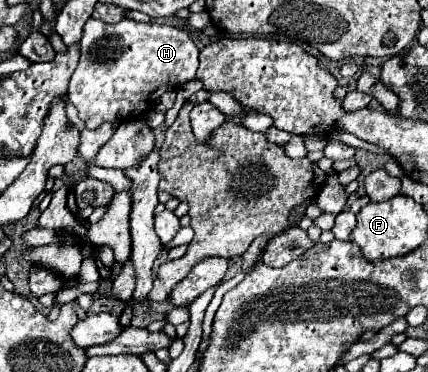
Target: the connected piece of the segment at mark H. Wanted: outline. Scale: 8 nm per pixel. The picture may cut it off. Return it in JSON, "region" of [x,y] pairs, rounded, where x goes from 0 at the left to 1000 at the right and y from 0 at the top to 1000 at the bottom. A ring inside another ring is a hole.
{"region":[[[208,51],[199,62],[199,83],[189,99],[189,159],[180,185],[161,218],[161,272],[180,288],[185,320],[203,347],[227,347],[245,325],[273,320],[320,320],[325,309],[357,293],[362,272],[386,250],[404,245],[418,228],[446,218],[465,180],[465,132],[442,99],[437,83],[395,67],[367,62],[320,62],[306,51],[287,51],[269,67],[241,62],[231,51]]]}

